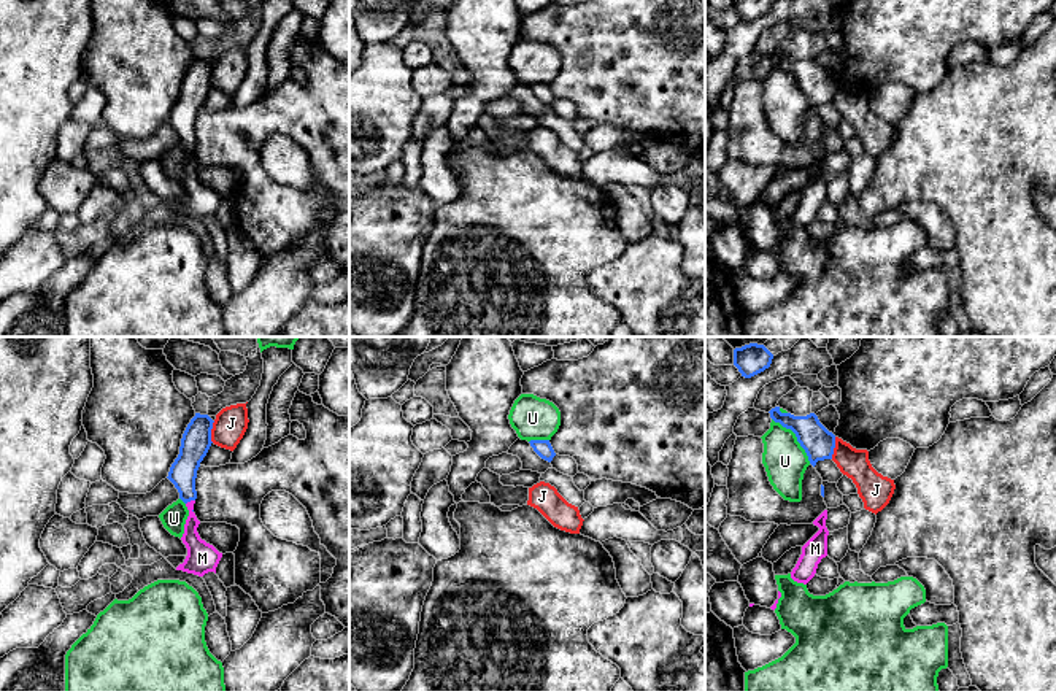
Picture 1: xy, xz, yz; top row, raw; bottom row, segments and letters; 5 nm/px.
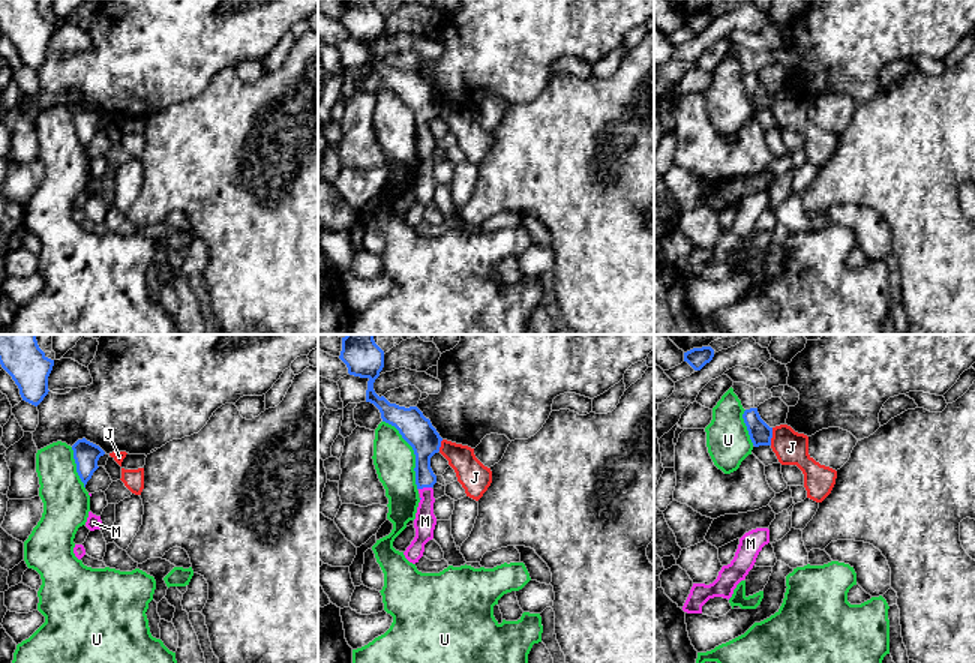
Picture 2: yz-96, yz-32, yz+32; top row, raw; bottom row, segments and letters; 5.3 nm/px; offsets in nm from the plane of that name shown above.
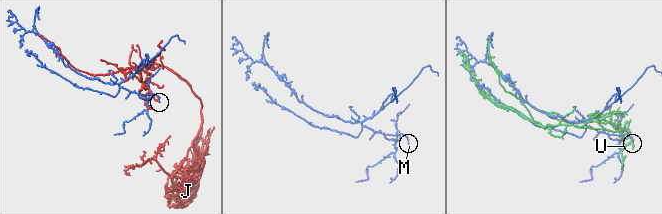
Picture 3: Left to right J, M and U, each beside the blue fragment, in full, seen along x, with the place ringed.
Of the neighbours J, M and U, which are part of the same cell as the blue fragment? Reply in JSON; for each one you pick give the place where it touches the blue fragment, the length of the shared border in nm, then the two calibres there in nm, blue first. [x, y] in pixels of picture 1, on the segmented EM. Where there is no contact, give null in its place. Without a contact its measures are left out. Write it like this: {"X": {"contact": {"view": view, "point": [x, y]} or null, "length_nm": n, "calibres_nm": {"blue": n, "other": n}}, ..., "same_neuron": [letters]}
{"M": {"contact": {"view": "xy", "point": [189, 501]}, "length_nm": 50, "calibres_nm": {"blue": 140, "other": 110}}, "same_neuron": ["M"]}

